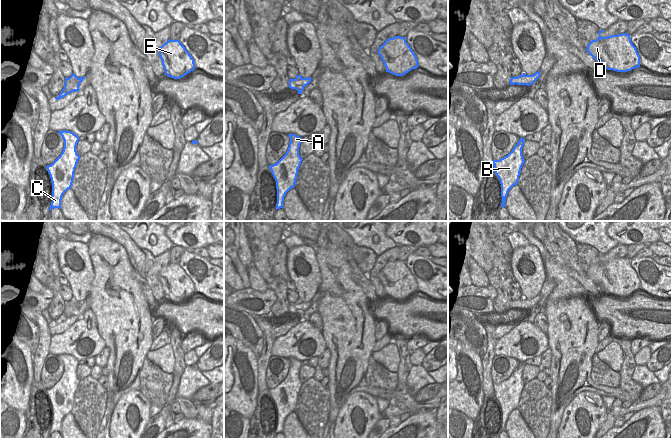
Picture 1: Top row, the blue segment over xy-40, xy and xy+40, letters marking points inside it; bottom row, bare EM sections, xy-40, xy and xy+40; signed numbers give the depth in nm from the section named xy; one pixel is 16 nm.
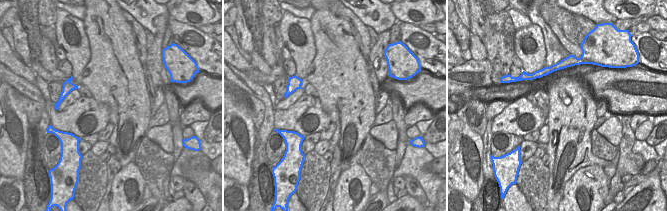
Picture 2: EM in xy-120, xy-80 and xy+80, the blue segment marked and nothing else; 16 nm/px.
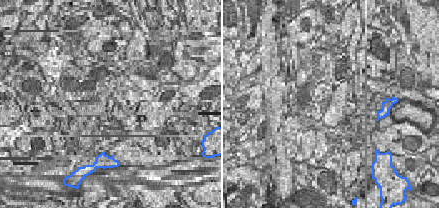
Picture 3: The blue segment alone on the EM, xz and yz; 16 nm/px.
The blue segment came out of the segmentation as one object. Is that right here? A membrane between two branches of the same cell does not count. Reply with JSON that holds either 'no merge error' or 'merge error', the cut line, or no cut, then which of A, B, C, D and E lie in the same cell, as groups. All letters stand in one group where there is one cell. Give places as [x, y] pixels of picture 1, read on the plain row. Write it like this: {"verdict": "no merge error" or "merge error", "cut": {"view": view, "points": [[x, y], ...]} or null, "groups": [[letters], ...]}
{"verdict": "merge error", "cut": {"view": "xy", "points": [[289, 305], [304, 310]]}, "groups": [["A", "B", "C"], ["D", "E"]]}

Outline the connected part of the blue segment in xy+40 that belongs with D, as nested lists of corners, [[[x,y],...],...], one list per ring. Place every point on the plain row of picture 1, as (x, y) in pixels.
[[[600,254],[600,256],[599,256],[599,261],[598,261],[596,264],[592,264],[592,265],[588,268],[586,274],[587,274],[587,276],[588,276],[596,285],[601,286],[601,287],[603,288],[603,292],[604,292],[604,293],[613,294],[613,295],[617,295],[617,296],[627,296],[627,295],[631,295],[632,293],[635,293],[635,292],[640,291],[640,280],[639,280],[639,278],[638,278],[638,276],[637,276],[636,271],[635,271],[635,270],[632,268],[632,266],[631,266],[630,259],[628,259],[627,257],[622,257],[622,258],[618,258],[618,259],[611,259],[611,260],[607,260],[607,261],[601,261],[600,258],[601,258],[602,256],[604,256],[604,254],[603,254],[603,255]]]

